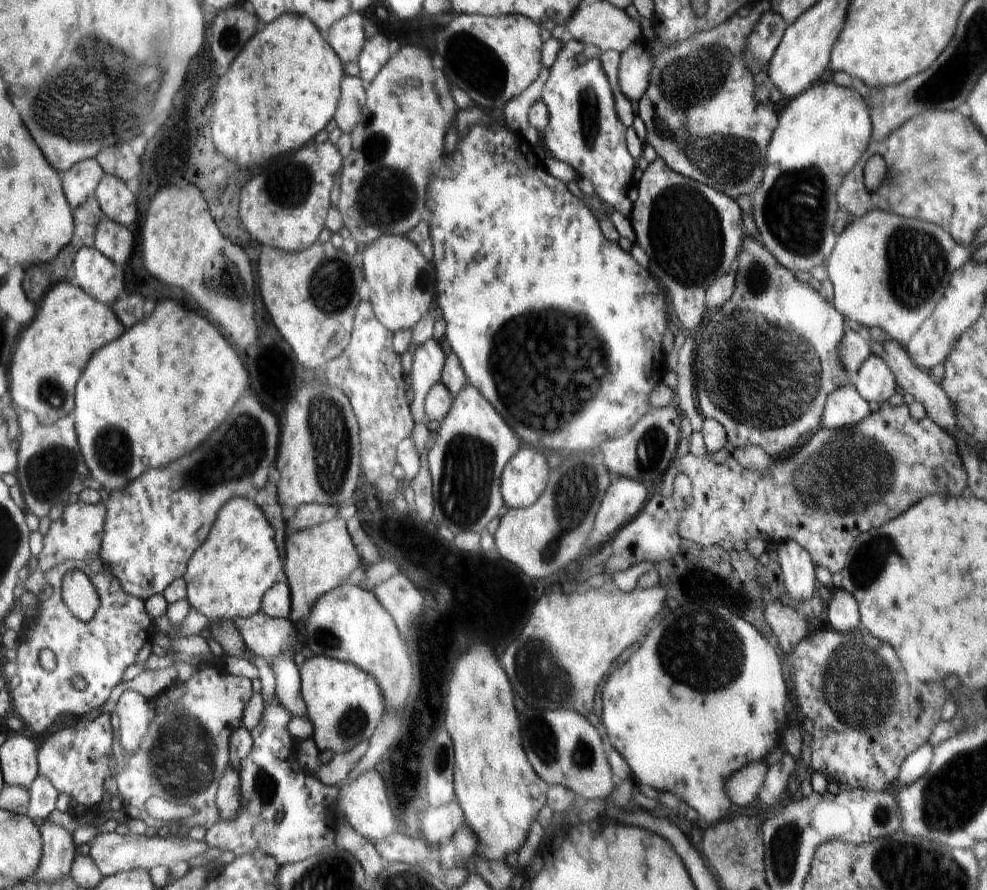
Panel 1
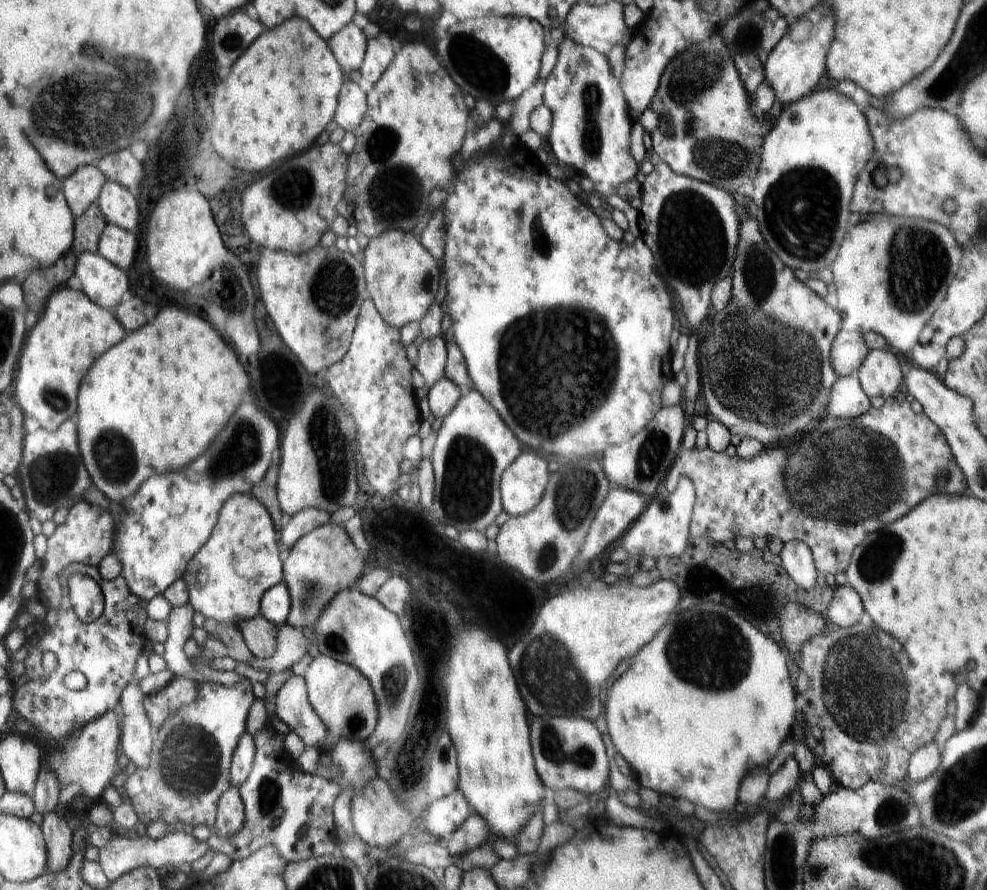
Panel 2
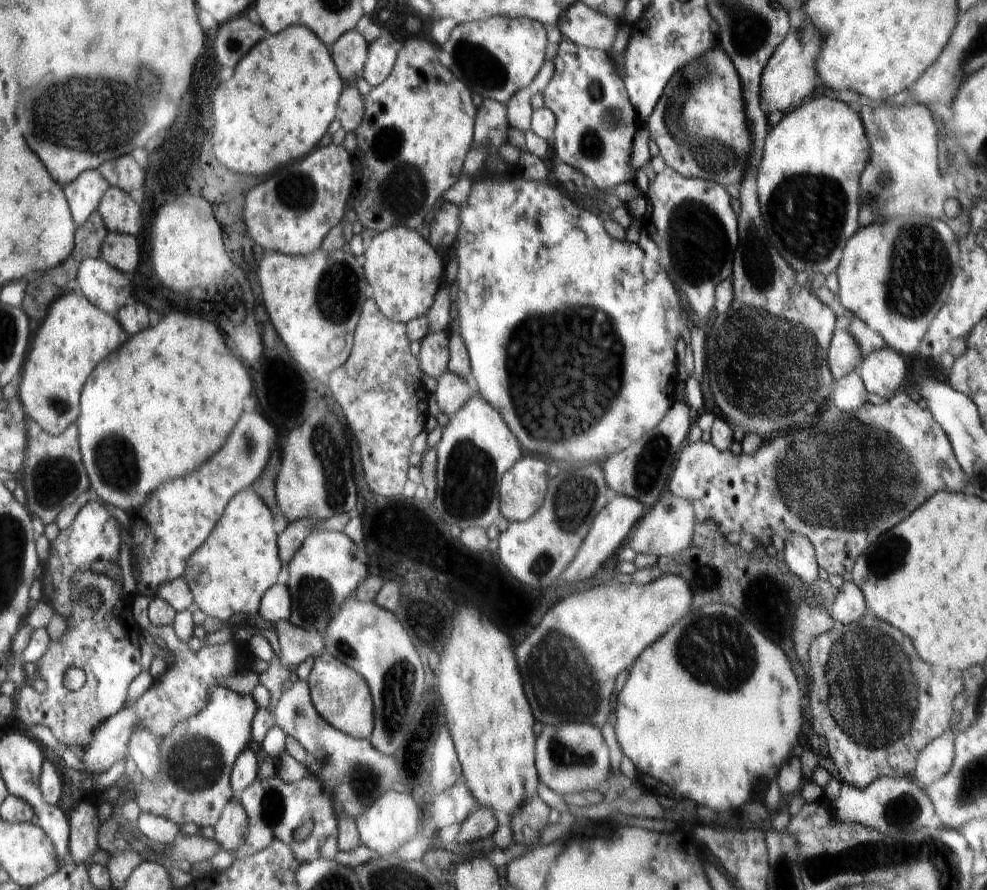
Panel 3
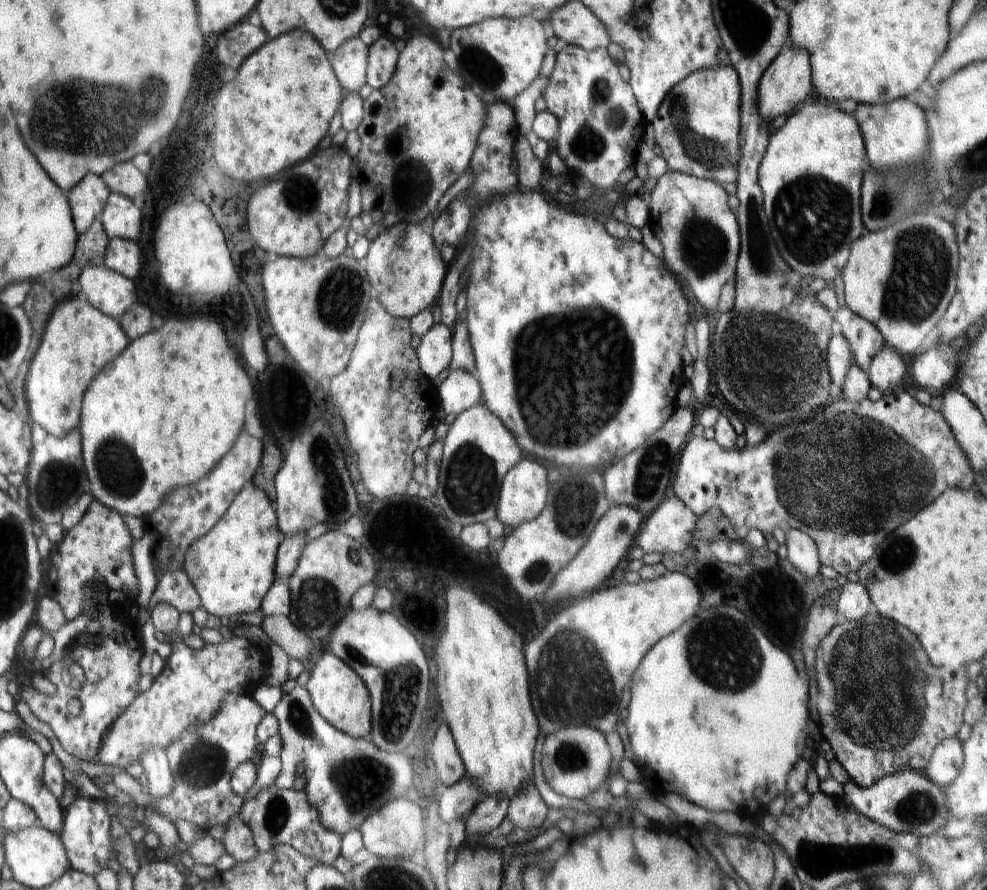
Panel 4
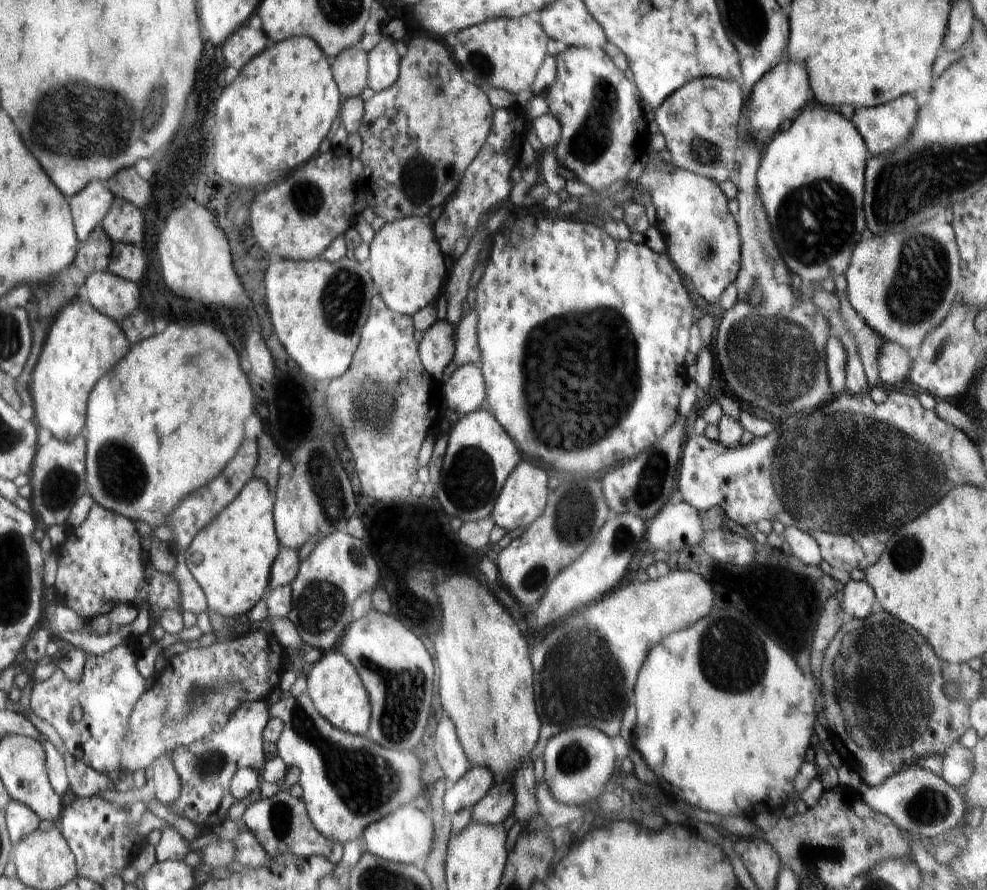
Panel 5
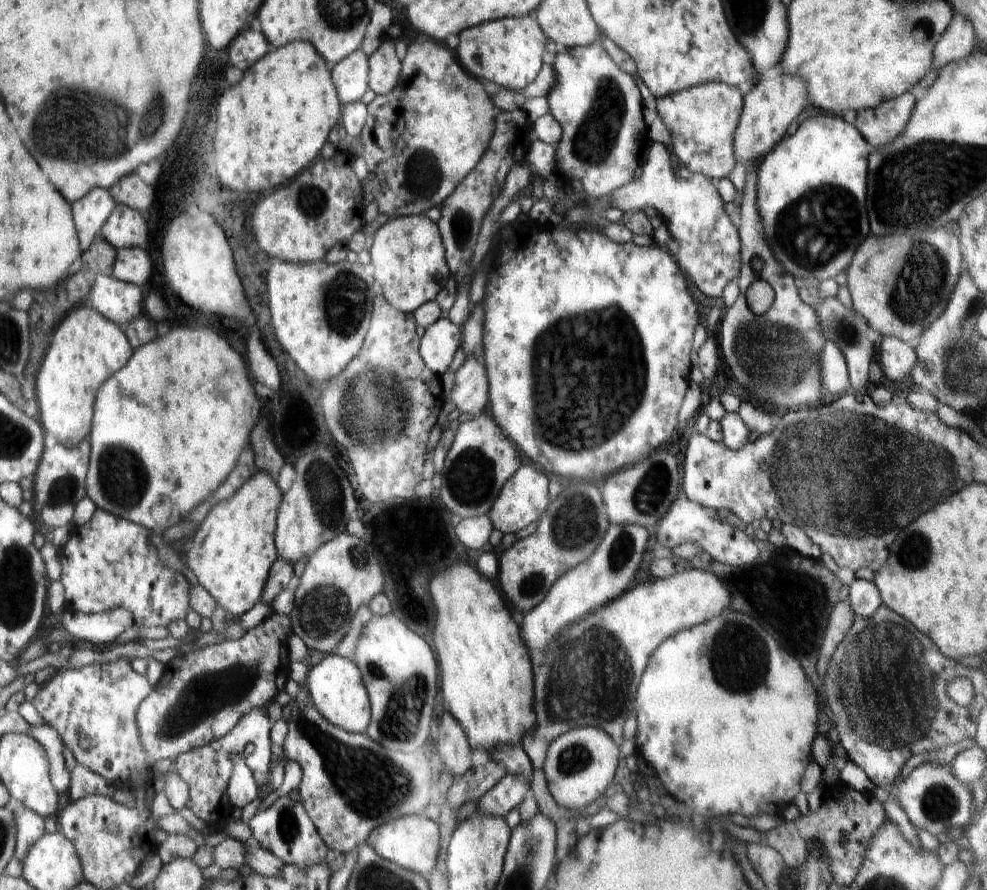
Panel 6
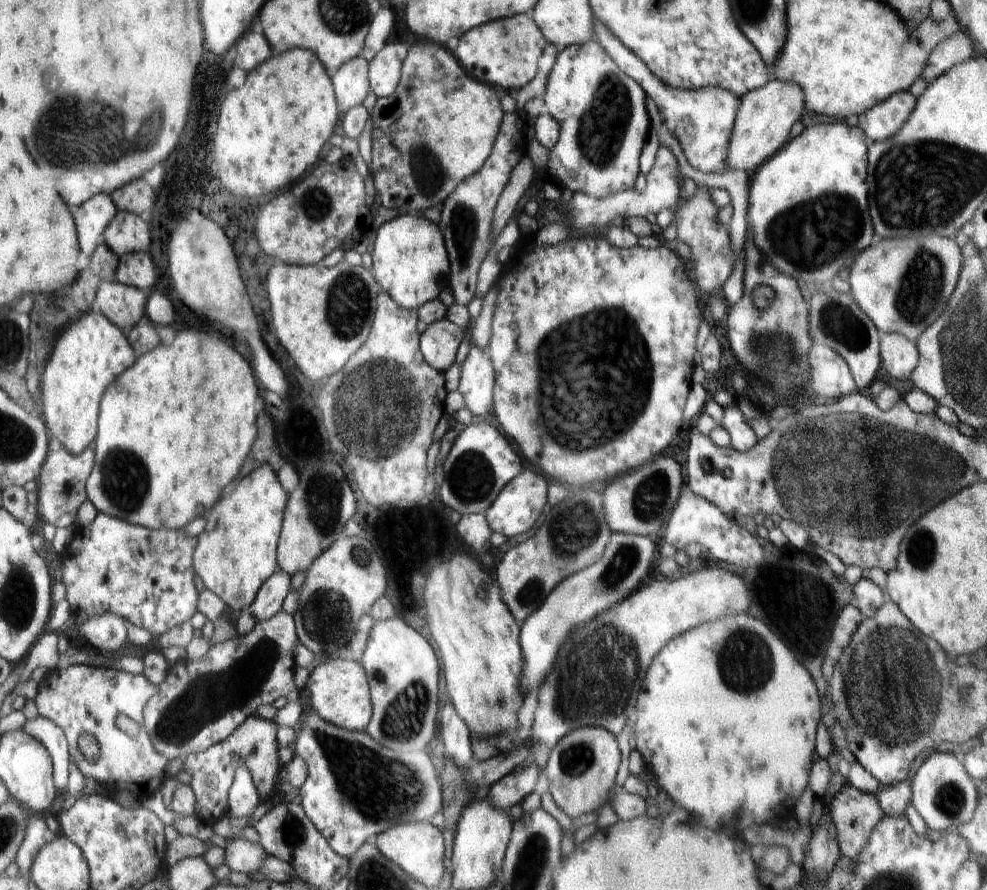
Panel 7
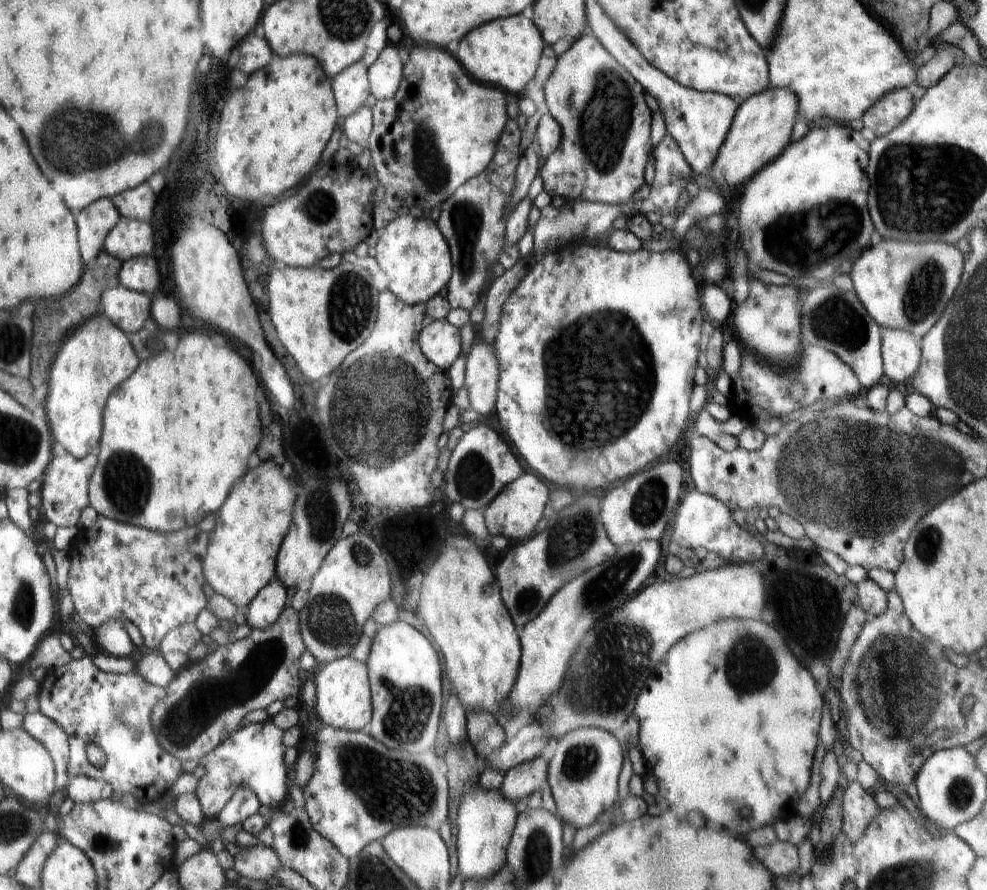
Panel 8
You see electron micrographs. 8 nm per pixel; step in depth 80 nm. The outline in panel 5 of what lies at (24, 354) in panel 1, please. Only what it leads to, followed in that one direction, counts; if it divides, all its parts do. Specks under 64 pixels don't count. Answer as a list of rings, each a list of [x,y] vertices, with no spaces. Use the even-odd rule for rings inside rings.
[[[78,298],[66,303],[51,324],[38,362],[30,375],[34,422],[37,427],[49,430],[60,441],[75,440],[76,436],[83,434],[86,428],[87,404],[95,384],[128,354],[128,350],[130,344],[126,338],[122,338],[118,322],[112,322],[111,317],[94,308],[86,299]]]

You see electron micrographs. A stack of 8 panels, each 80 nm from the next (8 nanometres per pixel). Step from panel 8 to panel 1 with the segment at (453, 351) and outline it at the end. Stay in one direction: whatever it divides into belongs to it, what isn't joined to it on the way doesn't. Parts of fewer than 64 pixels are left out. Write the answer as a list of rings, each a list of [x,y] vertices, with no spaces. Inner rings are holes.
[[[433,338],[413,346],[411,350],[414,354],[410,373],[414,398],[409,408],[414,422],[427,426],[431,420],[424,412],[425,398],[430,388],[441,381],[441,372],[447,356],[440,343]]]

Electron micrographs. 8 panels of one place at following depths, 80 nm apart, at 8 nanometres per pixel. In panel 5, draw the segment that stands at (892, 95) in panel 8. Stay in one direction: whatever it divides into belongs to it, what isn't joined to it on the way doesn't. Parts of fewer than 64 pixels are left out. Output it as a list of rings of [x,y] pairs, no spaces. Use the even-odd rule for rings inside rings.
[[[902,95],[877,107],[855,107],[851,121],[862,135],[870,155],[881,155],[891,152],[911,135],[919,107],[912,95]]]

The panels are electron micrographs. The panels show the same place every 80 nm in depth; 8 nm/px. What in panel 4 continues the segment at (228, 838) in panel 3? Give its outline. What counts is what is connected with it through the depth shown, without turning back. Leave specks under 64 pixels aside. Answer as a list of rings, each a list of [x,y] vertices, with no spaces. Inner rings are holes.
[[[240,816],[230,818],[225,825],[223,838],[220,840],[225,853],[236,862],[248,862],[259,852],[254,848],[252,832]]]

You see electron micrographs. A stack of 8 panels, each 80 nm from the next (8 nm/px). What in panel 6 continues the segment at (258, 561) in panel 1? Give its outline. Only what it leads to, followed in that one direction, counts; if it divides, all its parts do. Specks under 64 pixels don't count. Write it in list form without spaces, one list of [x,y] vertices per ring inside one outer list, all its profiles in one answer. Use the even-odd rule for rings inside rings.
[[[256,471],[234,495],[214,504],[207,518],[198,525],[196,534],[190,537],[190,546],[184,562],[194,572],[199,584],[228,612],[229,620],[244,614],[262,598],[267,579],[280,557],[278,548],[274,548],[274,528],[277,528],[277,512],[282,492],[274,481],[269,472]]]

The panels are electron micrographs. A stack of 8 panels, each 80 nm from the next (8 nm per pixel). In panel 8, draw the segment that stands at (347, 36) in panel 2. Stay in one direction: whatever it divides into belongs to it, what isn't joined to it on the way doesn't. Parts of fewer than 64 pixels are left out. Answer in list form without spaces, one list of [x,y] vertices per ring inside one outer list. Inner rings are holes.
[[[360,60],[351,64],[332,80],[336,108],[340,118],[354,114],[370,96],[369,68]]]

